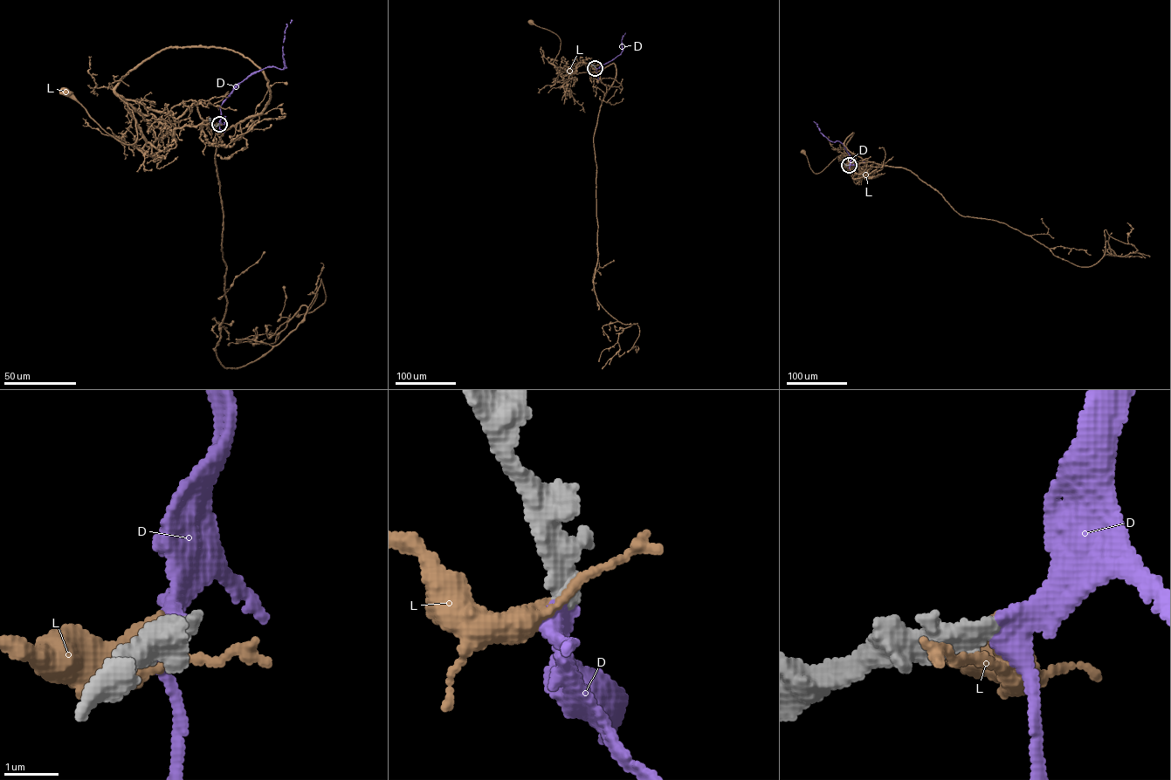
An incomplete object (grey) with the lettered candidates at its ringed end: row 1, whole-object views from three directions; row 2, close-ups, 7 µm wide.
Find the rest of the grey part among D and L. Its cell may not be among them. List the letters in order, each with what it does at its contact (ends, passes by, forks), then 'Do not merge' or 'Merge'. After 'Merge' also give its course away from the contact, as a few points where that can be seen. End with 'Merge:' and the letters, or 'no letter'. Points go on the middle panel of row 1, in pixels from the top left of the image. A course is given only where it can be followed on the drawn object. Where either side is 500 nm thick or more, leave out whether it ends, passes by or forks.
D: It passes by. Merge. Its course: (595, 68), (621, 53), (621, 40), (625, 32)
L: It passes by. Do not merge
Merge: D

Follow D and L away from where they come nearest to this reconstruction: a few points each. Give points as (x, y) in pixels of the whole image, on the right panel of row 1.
D: (849, 165), (850, 156), (843, 145), (838, 141), (829, 140), (813, 121)
L: (849, 165), (843, 166), (851, 169), (856, 160), (843, 153), (815, 174), (802, 152)

